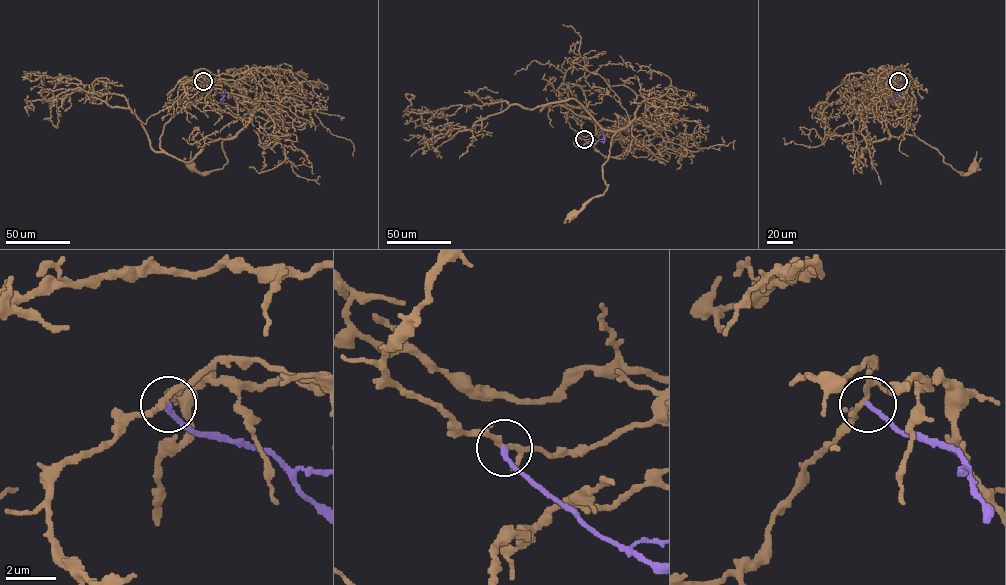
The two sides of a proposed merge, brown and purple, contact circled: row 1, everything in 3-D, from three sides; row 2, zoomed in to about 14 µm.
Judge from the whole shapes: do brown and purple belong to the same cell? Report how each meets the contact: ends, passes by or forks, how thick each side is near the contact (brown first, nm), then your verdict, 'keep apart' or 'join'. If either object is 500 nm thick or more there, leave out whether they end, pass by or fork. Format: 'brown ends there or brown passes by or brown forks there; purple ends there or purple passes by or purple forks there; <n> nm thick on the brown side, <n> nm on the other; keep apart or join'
brown forks there; purple ends there; 170 nm thick on the brown side, 200 nm on the other; keep apart

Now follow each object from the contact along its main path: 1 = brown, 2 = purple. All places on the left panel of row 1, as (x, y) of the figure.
1: (203, 81), (216, 79), (229, 87), (243, 128), (222, 142), (227, 162), (221, 169), (203, 175), (191, 165)
2: (203, 81), (224, 96), (220, 101)

